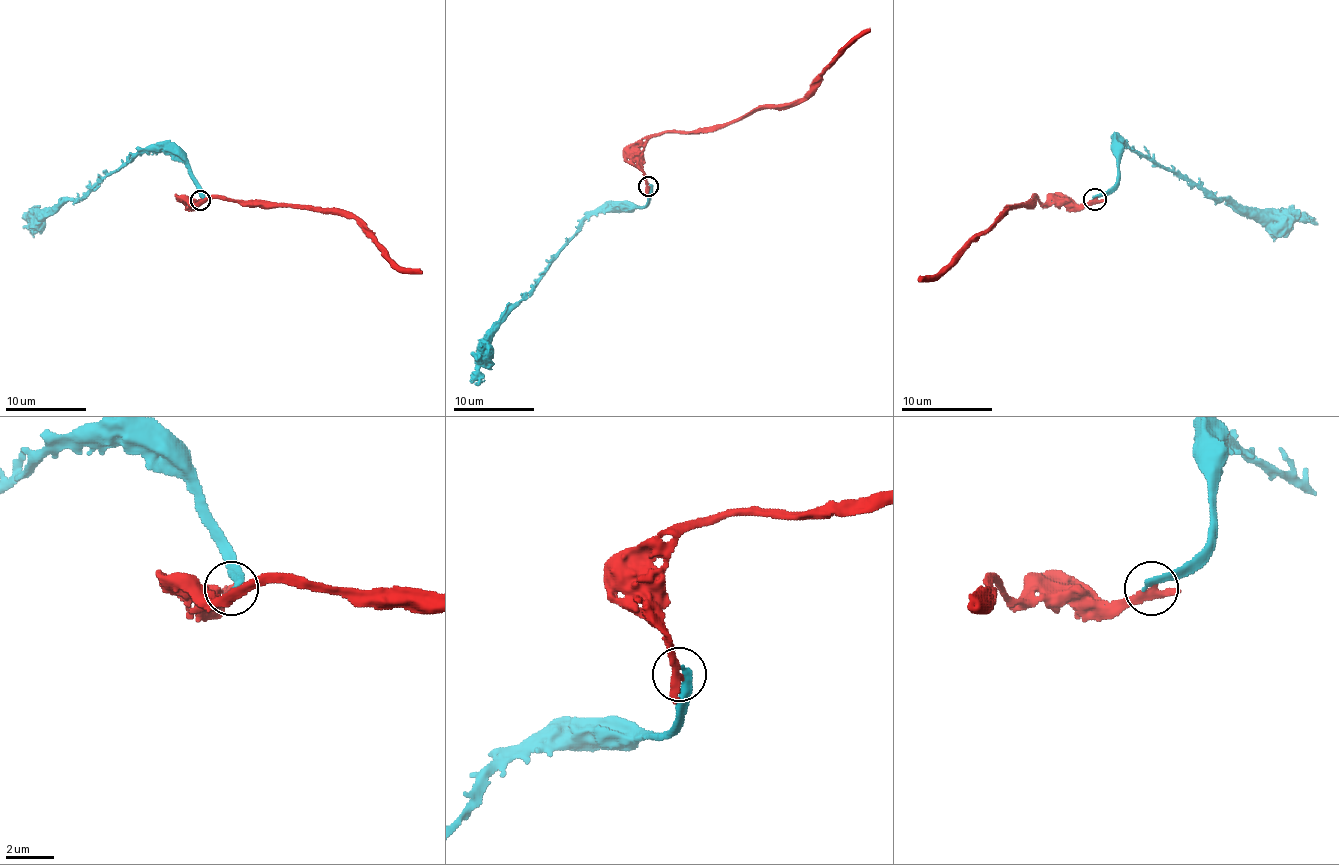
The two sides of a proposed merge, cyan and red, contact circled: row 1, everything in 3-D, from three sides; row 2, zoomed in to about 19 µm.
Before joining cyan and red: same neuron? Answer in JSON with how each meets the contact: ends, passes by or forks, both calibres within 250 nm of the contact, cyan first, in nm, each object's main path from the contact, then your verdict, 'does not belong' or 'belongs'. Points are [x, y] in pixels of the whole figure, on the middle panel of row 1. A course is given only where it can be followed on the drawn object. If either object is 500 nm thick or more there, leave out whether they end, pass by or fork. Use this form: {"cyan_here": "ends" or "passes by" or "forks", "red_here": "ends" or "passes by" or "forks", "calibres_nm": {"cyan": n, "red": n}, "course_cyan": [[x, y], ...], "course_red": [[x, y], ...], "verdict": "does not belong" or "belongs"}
{"cyan_here": "ends", "red_here": "ends", "calibres_nm": {"cyan": 340, "red": 400}, "course_cyan": [[649, 187], [649, 203], [600, 209], [588, 217], [498, 327], [488, 359], [478, 369], [476, 386]], "course_red": [[649, 187], [643, 170], [643, 146], [653, 136], [714, 130], [764, 108], [791, 108], [870, 28]], "verdict": "does not belong"}

